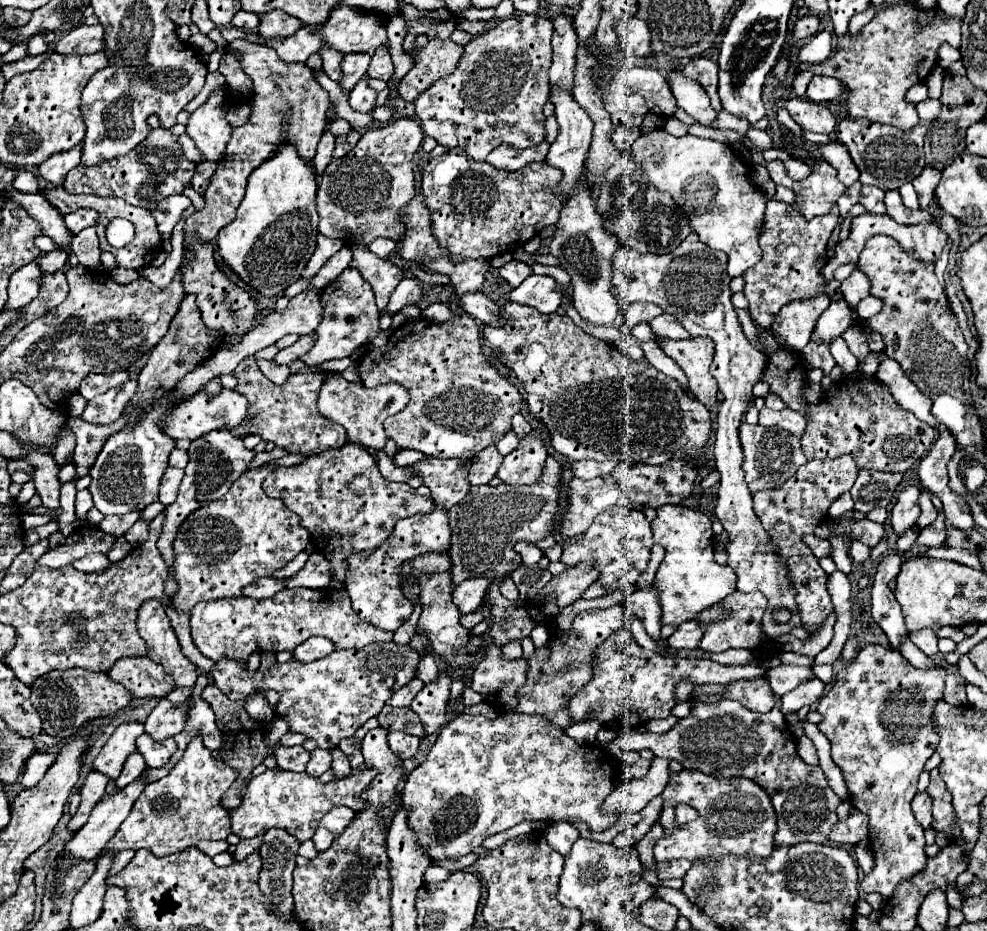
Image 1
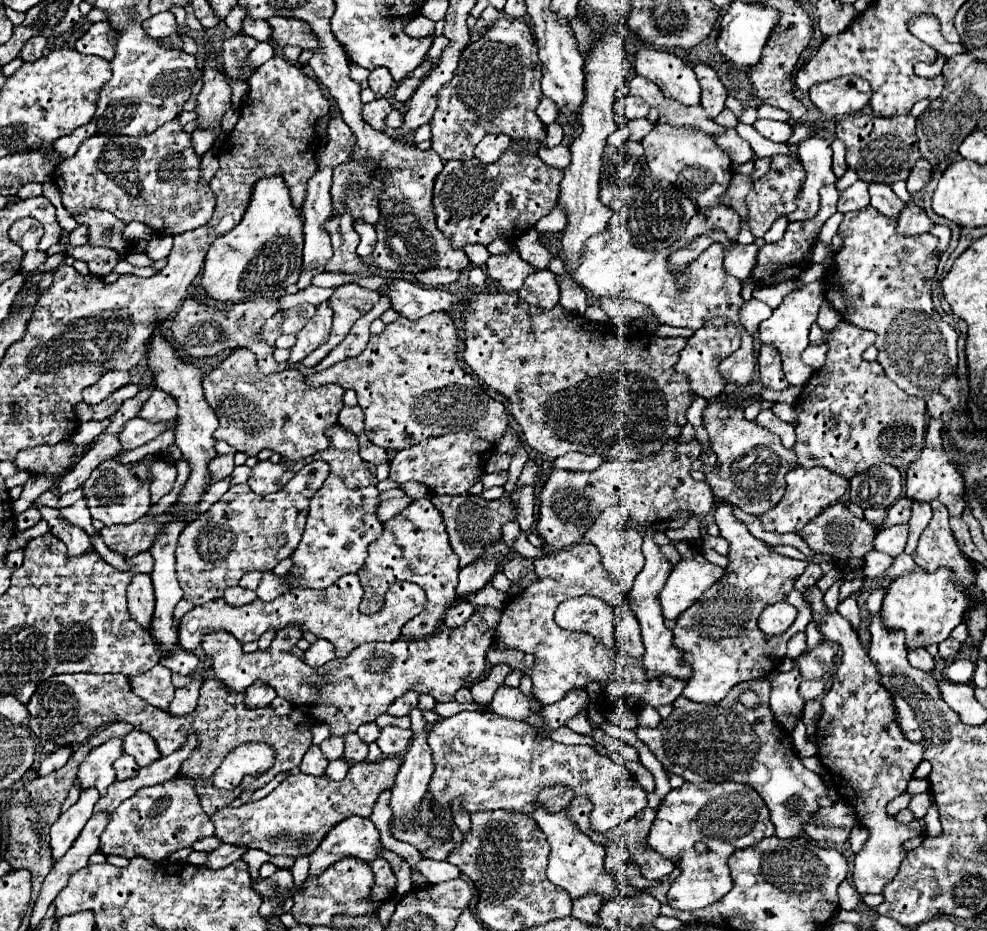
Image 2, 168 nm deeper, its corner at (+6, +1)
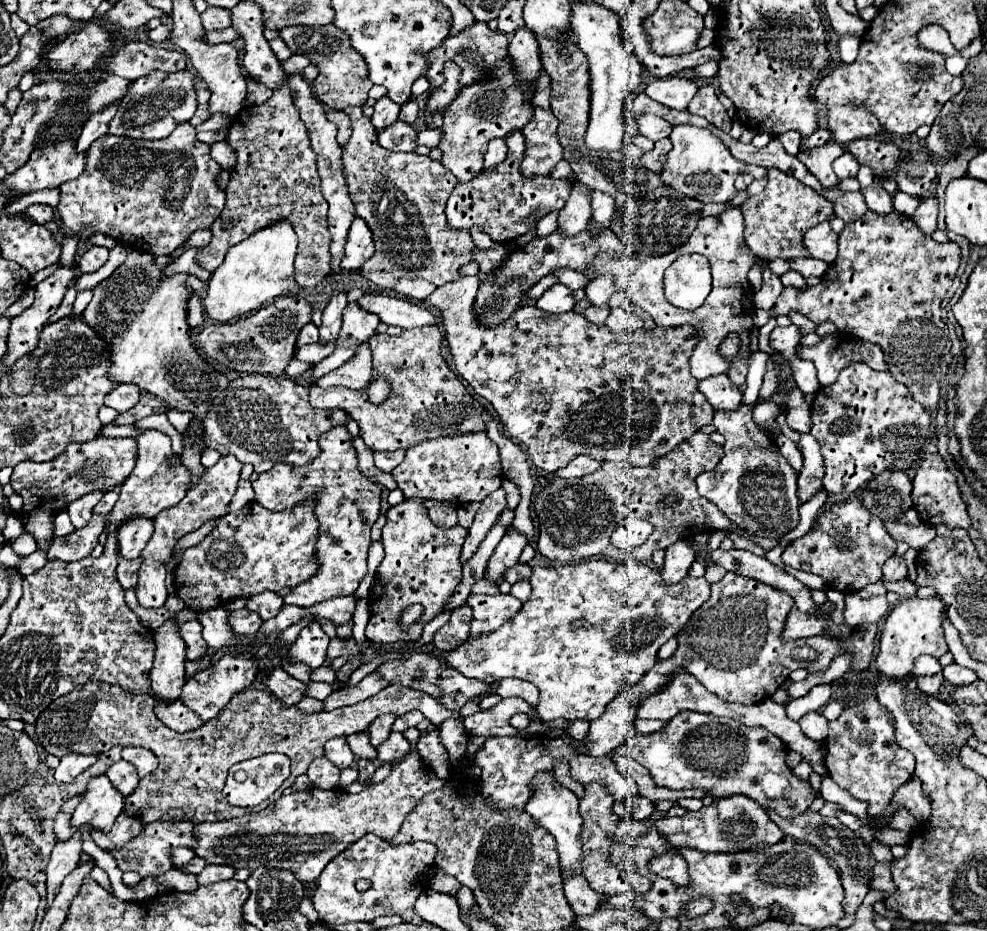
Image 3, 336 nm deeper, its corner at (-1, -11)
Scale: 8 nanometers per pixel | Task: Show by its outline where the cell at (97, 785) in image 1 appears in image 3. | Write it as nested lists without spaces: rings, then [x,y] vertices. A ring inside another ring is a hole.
[[[77,832],[73,838],[69,838],[65,842],[55,844],[55,848],[51,852],[51,860],[45,868],[45,874],[47,874],[47,906],[57,896],[65,876],[69,872],[73,872],[73,868],[77,868],[79,856],[81,856],[81,832]]]

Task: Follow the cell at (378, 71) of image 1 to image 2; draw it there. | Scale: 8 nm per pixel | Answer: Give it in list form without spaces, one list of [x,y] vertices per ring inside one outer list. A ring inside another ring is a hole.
[[[374,68],[368,76],[368,86],[374,90],[376,98],[386,96],[386,92],[392,88],[392,82],[394,80],[392,80],[388,68]]]

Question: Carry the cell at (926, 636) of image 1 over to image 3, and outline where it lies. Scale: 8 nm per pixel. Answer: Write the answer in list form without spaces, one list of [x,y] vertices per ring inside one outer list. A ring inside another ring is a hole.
[[[937,672],[933,676],[919,676],[917,678],[917,688],[921,692],[925,692],[927,696],[933,696],[941,688],[941,684],[943,684],[943,672]]]

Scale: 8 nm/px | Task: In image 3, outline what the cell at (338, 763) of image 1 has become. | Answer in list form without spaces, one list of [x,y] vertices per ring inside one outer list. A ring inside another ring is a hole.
[[[337,736],[337,738],[327,740],[325,756],[339,768],[349,768],[353,764],[353,760],[355,760],[349,744],[345,742],[345,736]]]

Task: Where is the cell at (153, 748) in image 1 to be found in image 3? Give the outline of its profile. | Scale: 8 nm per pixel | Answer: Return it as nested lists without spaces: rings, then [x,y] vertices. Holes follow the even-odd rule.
[[[127,746],[127,748],[123,748],[121,756],[123,756],[123,760],[131,762],[137,768],[137,772],[139,772],[141,778],[147,776],[147,774],[151,774],[157,768],[157,756],[151,750],[145,750],[145,748]]]

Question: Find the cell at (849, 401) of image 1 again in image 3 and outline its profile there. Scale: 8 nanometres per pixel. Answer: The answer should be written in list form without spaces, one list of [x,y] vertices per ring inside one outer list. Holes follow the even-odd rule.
[[[851,364],[845,372],[839,374],[837,382],[821,388],[811,406],[813,428],[811,434],[821,444],[821,454],[825,458],[825,478],[823,488],[829,494],[847,496],[867,484],[873,476],[883,470],[911,470],[917,460],[925,454],[929,444],[929,430],[931,430],[931,416],[929,412],[909,396],[905,384],[895,380],[889,372],[875,372],[867,364]]]

